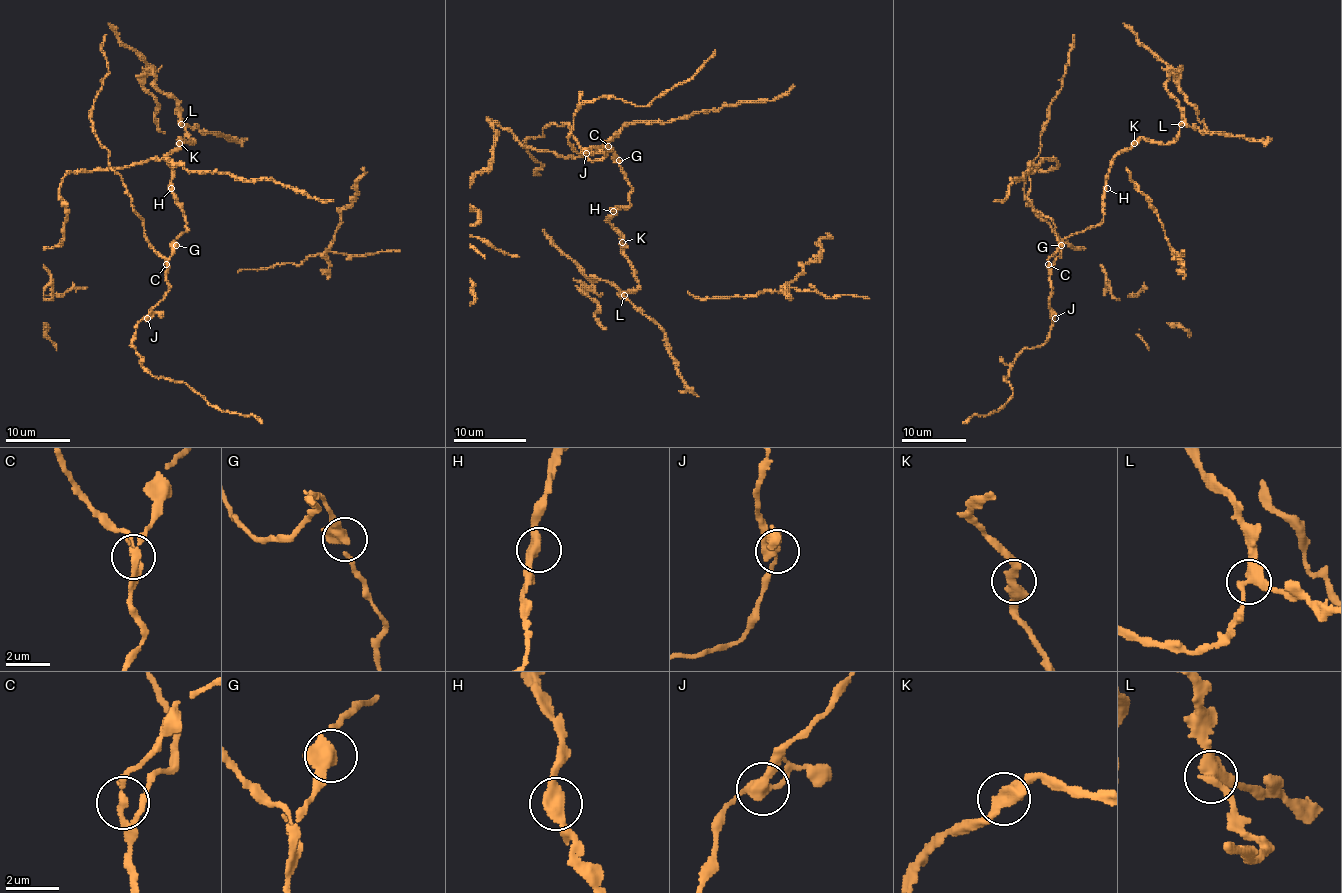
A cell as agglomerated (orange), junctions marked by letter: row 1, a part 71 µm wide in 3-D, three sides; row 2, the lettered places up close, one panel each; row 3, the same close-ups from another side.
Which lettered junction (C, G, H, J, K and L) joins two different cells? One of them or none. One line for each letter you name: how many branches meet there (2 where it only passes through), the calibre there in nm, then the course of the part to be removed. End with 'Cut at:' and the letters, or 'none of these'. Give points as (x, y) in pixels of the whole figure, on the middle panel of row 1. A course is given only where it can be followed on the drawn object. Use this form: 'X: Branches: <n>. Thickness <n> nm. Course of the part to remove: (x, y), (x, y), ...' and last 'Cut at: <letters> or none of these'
L: Branches: 3. Thickness 360 nm
Cut at: L

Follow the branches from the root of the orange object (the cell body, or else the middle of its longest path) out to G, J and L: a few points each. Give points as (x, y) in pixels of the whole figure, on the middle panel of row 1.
G: (584, 155), (591, 160), (599, 160), (610, 146), (619, 160)
J: (584, 155), (591, 160), (599, 160), (610, 148), (591, 148), (586, 153)
L: (584, 155), (599, 160), (610, 146), (631, 188), (630, 206), (615, 209), (610, 217), (639, 284), (624, 295)

